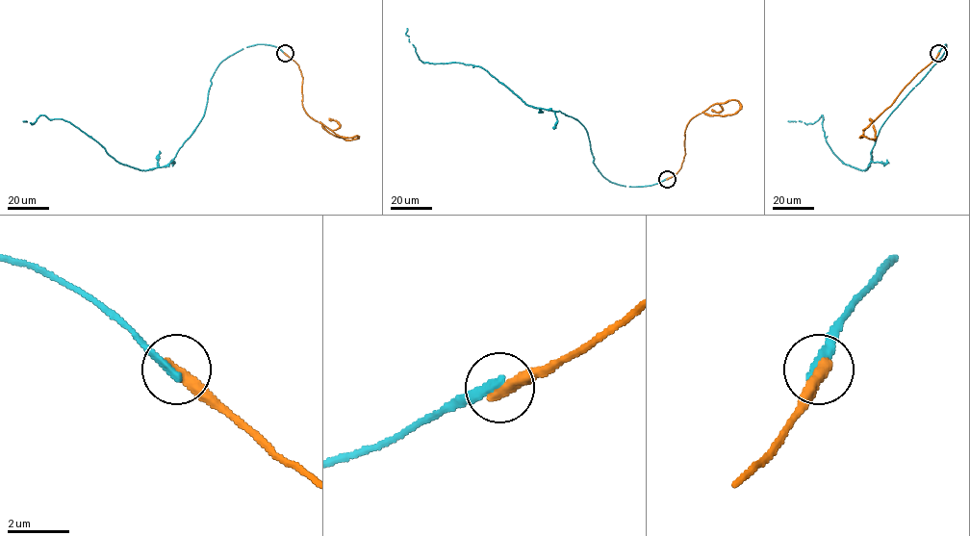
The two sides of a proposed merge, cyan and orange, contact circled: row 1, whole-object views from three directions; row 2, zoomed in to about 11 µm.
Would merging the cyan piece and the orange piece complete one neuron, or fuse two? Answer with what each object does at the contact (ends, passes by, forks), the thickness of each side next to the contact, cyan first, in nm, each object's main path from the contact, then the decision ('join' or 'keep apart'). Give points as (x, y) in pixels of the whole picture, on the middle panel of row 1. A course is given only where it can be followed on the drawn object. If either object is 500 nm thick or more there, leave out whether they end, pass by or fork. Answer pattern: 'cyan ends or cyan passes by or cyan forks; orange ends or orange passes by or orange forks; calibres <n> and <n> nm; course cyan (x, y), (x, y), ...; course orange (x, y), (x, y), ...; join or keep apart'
cyan ends; orange ends; calibres 280 and 480 nm; course cyan (667, 179), (639, 187), (609, 181), (593, 163), (577, 120), (526, 105), (479, 65), (422, 63), (407, 28); course orange (667, 179), (681, 167), (688, 122), (711, 106), (731, 100), (740, 104), (732, 114), (704, 114); keep apart

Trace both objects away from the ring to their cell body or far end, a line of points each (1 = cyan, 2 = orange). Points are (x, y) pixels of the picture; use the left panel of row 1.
1: (285, 53), (256, 44), (226, 58), (211, 79), (203, 117), (165, 165), (121, 164), (62, 119), (24, 120)
2: (285, 53), (298, 65), (306, 113), (336, 134), (357, 138), (336, 137), (321, 125)

